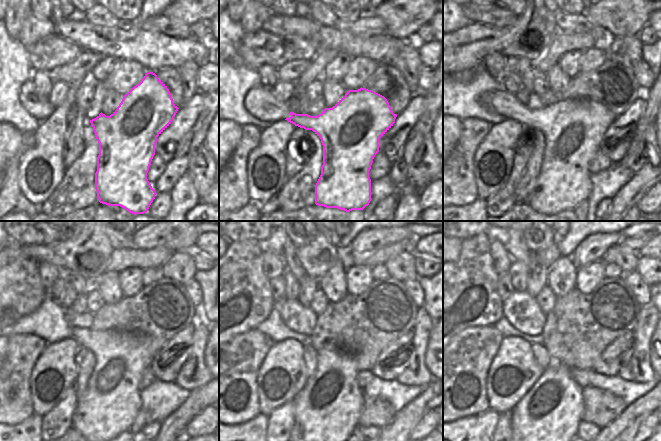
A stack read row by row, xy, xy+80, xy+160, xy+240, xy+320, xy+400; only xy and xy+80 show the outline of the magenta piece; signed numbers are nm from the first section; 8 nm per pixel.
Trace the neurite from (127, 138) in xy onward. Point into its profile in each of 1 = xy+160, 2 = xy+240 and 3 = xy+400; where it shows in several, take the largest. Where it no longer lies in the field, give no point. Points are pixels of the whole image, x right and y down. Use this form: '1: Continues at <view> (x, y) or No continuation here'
1: Continues at xy+160 (573, 129)
2: Continues at xy+240 (111, 402)
3: Continues at xy+400 (546, 419)

